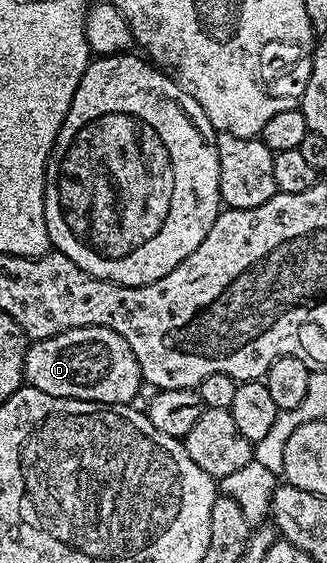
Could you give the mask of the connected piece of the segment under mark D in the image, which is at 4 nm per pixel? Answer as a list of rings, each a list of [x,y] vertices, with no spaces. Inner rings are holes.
[[[99,326],[67,330],[58,336],[46,340],[32,341],[25,349],[24,383],[35,390],[43,390],[43,394],[51,394],[59,398],[72,400],[90,400],[96,404],[128,404],[132,405],[137,391],[143,388],[139,362],[127,346],[127,342],[115,330],[107,330]]]

